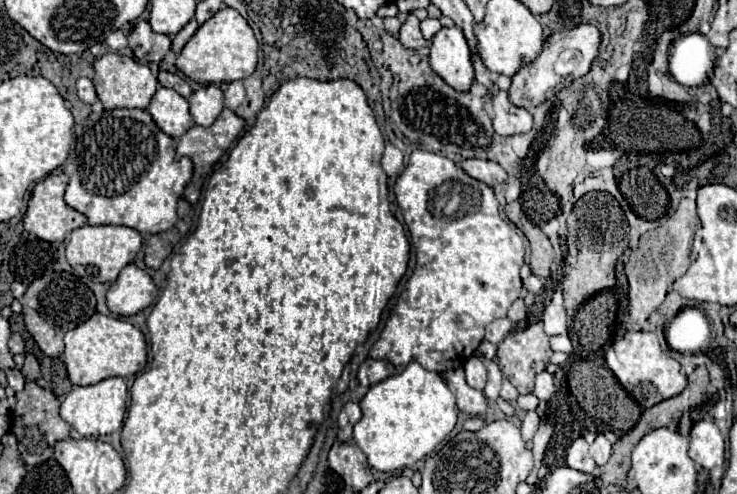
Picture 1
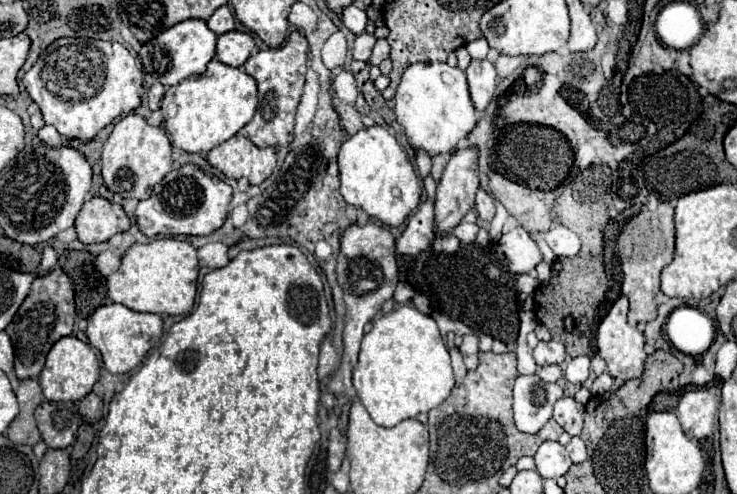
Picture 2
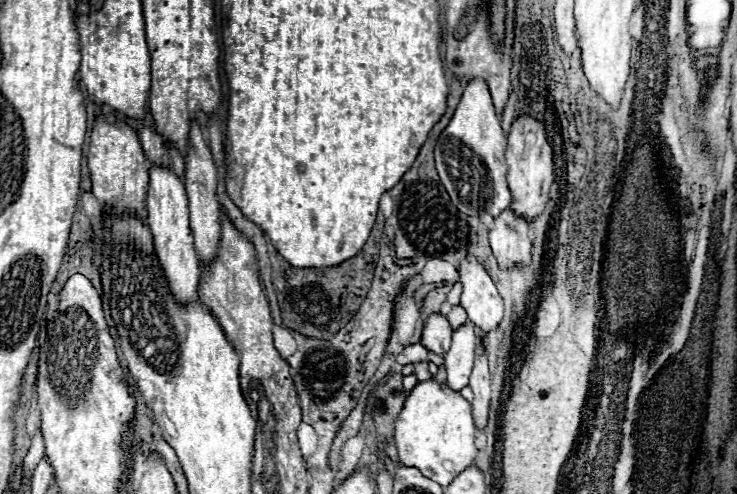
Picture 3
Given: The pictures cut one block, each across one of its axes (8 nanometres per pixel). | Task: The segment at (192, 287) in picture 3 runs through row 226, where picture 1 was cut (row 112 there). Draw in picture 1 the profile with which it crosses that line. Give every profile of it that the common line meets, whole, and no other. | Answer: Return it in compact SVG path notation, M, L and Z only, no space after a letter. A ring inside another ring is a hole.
M160 86L150 100L148 112L152 114L154 122L158 122L160 130L172 138L180 138L188 128L194 126L188 110L188 100L172 88Z

